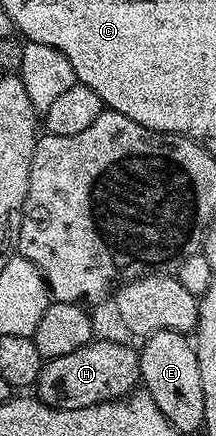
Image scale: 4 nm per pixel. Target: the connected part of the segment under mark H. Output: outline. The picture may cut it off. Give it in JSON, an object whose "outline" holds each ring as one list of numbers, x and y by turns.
{"outline":[[92,341,81,349,73,349,73,353,65,353,65,357,46,360,33,384,33,395,46,407,72,411,122,399,132,394,139,382,139,351,136,348,123,343]]}

